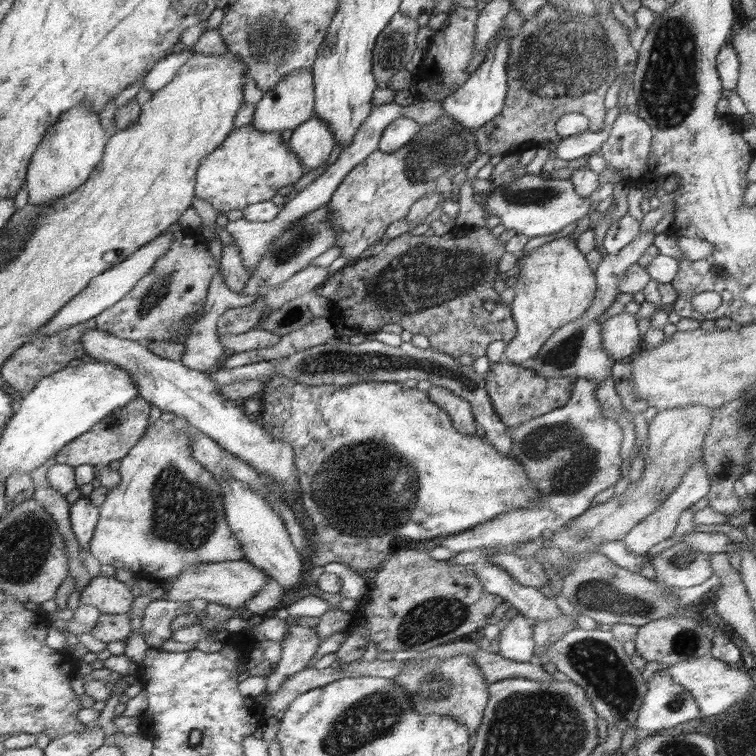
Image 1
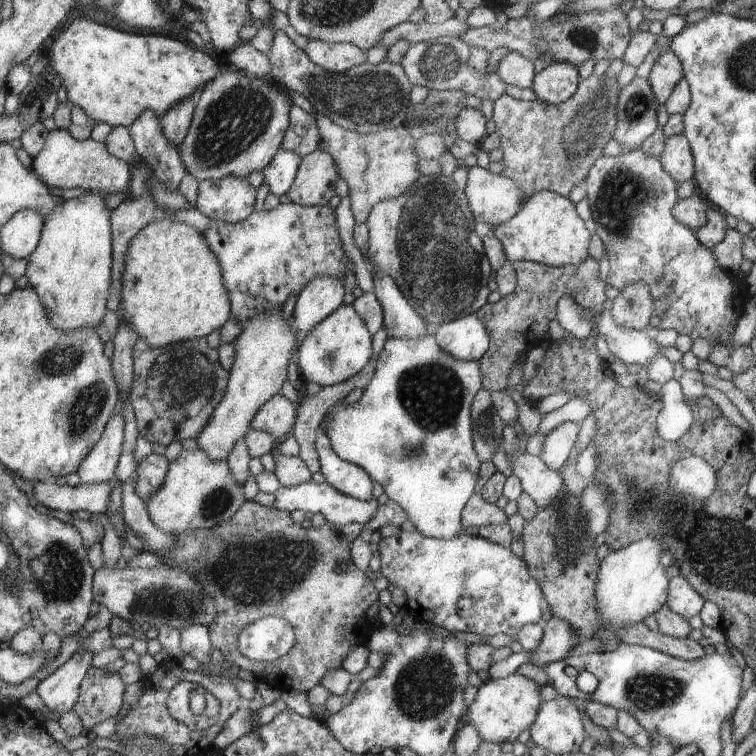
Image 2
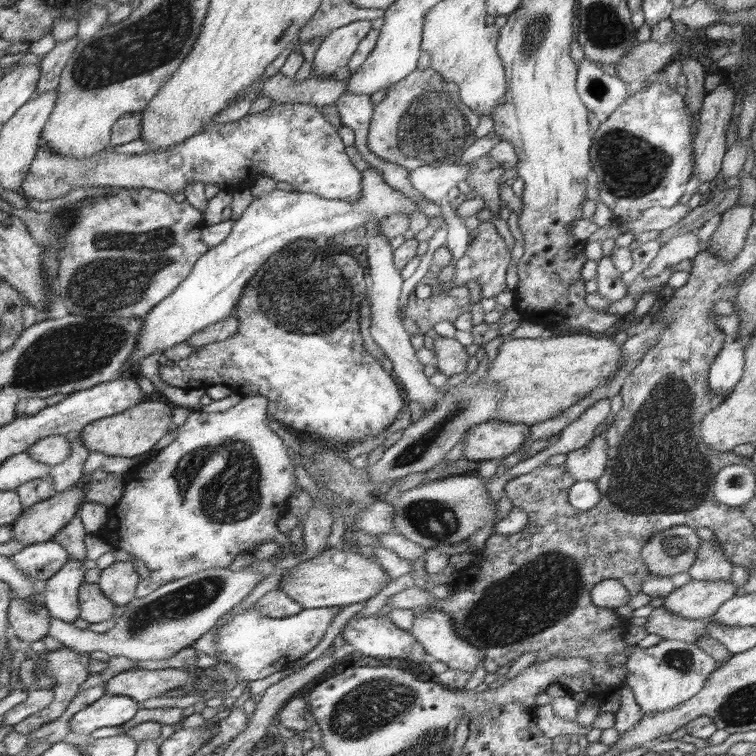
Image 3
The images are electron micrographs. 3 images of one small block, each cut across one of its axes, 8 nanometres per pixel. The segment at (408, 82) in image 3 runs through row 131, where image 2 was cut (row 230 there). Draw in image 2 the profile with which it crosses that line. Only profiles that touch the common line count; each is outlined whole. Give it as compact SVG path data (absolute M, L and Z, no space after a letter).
M443 174L422 175L398 198L382 200L372 208L366 222L370 229L370 239L363 253L367 259L367 268L372 276L376 276L374 272L378 270L392 276L412 308L428 324L434 322L434 327L460 320L462 316L470 316L486 304L486 296L491 292L488 282L492 268L488 266L484 236L476 232L476 222L476 214L472 212L472 202L468 200L467 192L458 188L451 177Z

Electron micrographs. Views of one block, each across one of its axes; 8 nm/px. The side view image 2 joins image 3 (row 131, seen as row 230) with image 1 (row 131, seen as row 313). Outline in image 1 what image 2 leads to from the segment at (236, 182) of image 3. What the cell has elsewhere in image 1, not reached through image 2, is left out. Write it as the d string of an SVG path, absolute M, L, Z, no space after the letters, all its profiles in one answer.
M252 122L236 127L222 146L199 165L196 198L210 202L216 210L242 210L250 204L270 201L280 188L295 185L305 174L303 161L279 132L258 131Z

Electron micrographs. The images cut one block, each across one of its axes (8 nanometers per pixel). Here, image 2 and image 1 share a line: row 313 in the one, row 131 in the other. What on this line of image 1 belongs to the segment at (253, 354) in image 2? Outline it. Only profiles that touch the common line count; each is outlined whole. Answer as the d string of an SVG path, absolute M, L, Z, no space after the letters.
M299 70L291 73L278 86L267 91L256 105L252 125L262 132L294 130L315 115L315 84L312 70Z

